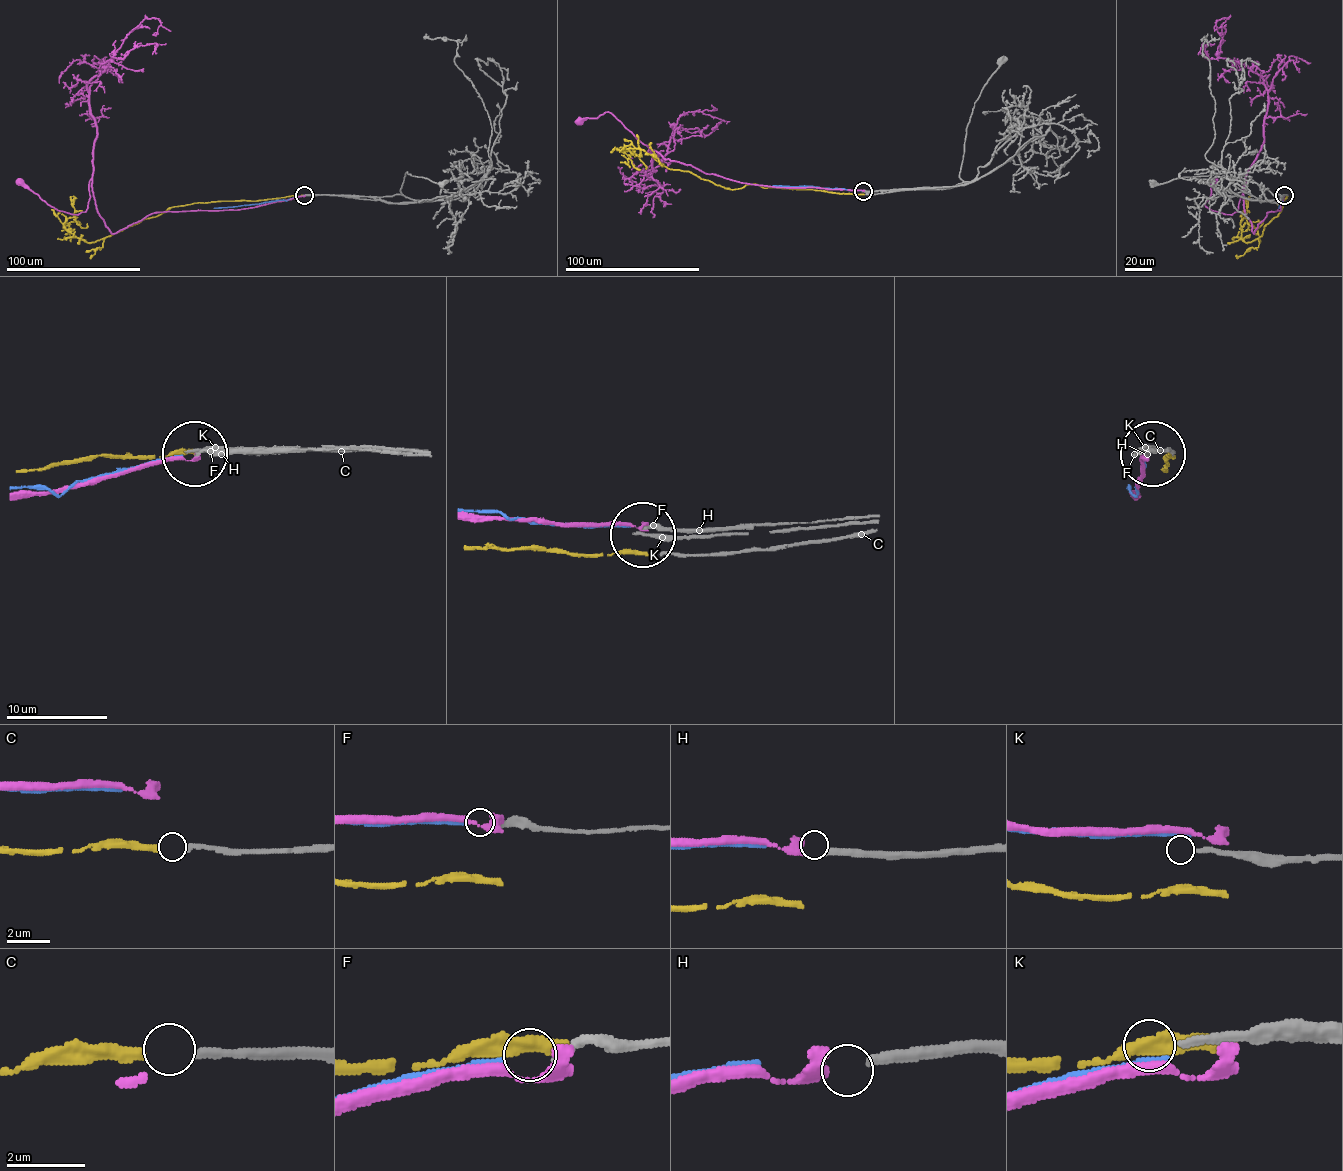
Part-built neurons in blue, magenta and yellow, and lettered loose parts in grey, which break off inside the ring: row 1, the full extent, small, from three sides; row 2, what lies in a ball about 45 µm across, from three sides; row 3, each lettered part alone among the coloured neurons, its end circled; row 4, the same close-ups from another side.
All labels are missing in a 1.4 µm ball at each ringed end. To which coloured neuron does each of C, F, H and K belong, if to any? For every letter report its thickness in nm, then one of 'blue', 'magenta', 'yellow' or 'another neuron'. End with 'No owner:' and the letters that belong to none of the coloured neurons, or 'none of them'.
C: 200 nm thick; yellow
F: 190 nm thick; blue
H: 280 nm thick; magenta
K: 200 nm thick; another neuron
No owner: K

